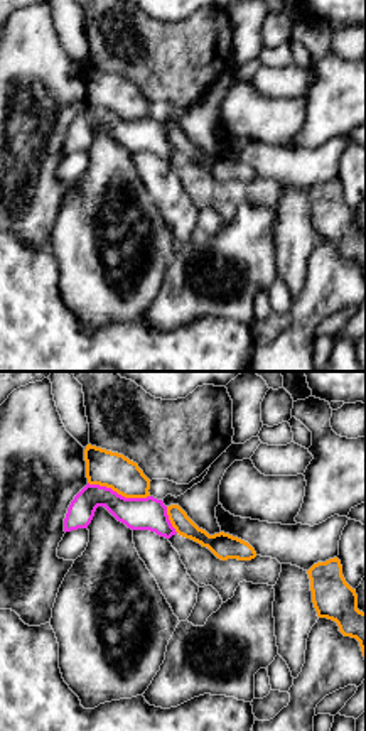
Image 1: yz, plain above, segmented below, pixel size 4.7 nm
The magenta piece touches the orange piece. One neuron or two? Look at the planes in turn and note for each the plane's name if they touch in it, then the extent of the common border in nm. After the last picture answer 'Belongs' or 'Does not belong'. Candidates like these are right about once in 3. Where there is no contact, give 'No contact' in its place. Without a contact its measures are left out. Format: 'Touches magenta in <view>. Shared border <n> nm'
Touches magenta in yz. Shared border 300 nm

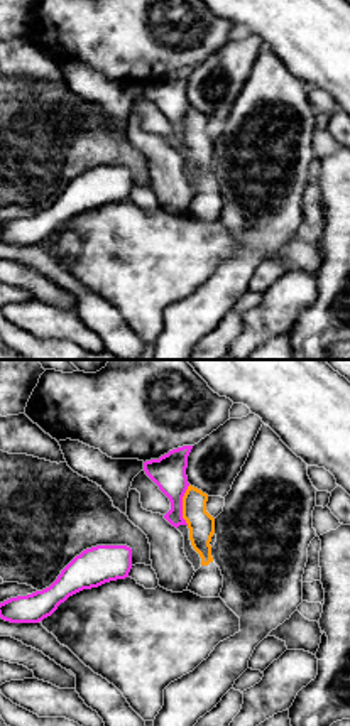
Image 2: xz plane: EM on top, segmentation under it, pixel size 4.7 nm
Touches magenta in xz. Shared border 190 nm

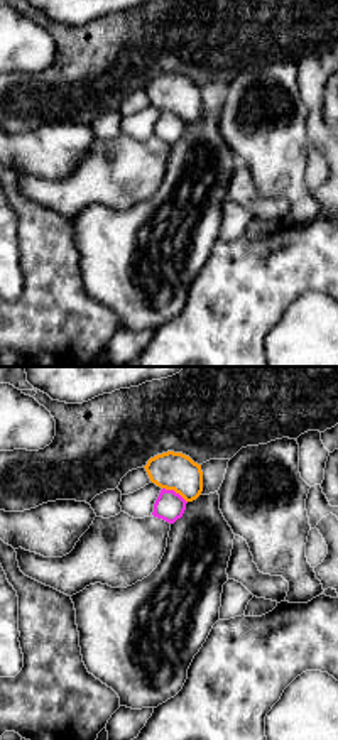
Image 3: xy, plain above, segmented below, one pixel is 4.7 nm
Touches magenta in xy. Shared border 140 nm

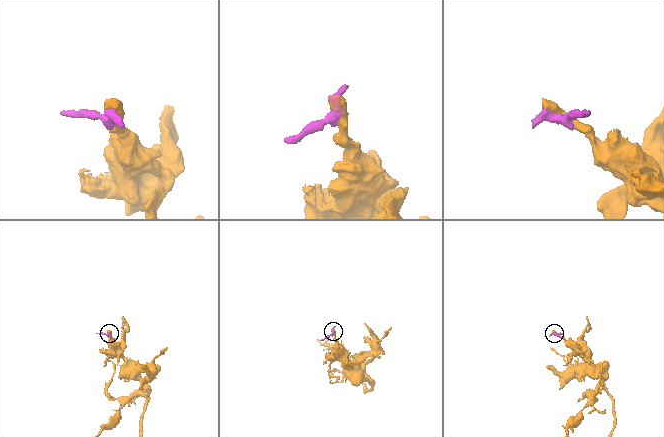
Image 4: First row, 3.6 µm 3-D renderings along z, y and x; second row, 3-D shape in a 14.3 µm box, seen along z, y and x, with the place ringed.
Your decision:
Does not belong

